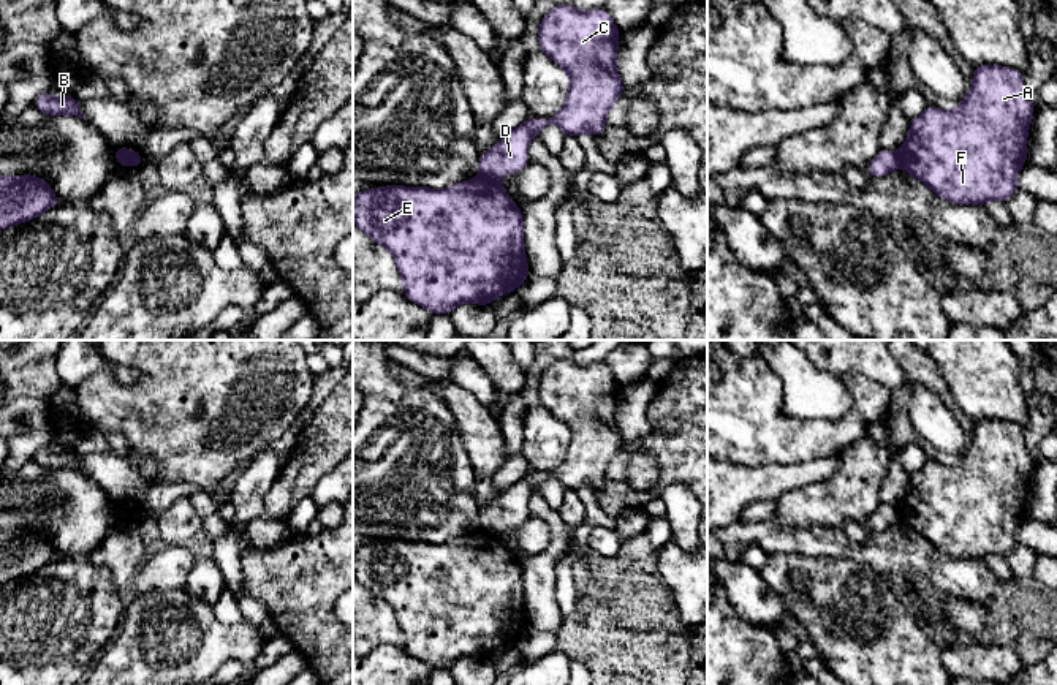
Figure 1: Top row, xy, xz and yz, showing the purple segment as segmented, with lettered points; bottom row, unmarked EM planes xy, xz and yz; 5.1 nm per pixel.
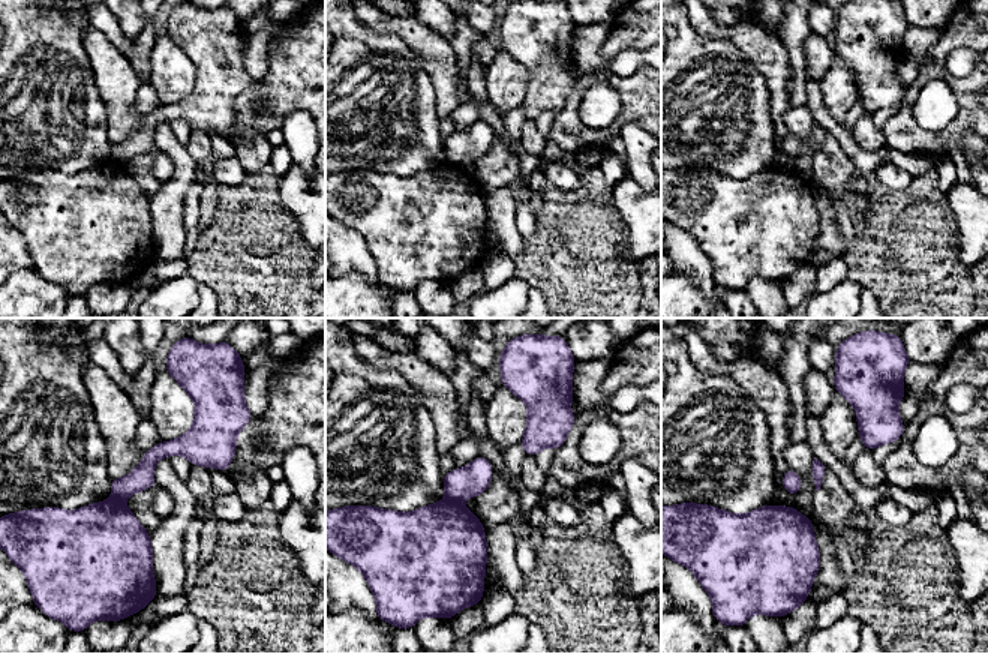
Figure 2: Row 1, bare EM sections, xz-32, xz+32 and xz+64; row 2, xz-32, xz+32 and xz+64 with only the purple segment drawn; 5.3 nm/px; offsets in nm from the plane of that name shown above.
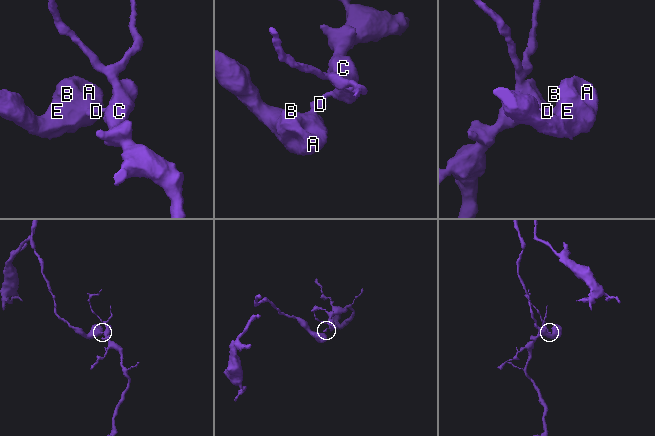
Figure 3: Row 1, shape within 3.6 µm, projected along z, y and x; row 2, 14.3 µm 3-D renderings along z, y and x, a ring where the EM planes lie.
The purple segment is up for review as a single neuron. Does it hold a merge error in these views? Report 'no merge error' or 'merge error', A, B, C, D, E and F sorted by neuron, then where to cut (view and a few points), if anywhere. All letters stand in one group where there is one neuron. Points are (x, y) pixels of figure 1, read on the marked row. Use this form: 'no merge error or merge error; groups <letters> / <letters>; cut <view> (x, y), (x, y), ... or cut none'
merge error; groups A B E F / C D; cut xz (480, 176), (496, 181)

